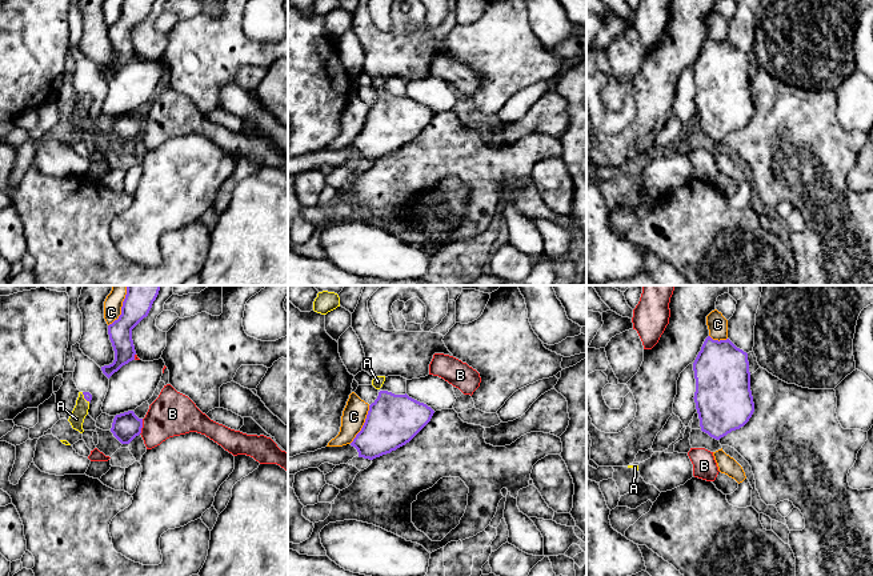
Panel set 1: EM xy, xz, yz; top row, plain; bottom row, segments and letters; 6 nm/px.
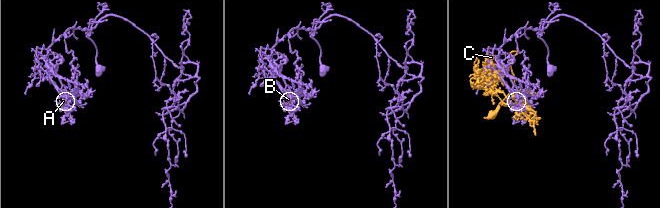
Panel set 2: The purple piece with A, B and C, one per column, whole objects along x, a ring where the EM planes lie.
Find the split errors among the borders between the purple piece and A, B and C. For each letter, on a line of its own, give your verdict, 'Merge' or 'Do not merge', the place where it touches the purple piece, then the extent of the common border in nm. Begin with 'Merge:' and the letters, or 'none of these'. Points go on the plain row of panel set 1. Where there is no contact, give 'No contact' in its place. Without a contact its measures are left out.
Merge: A
A: Merge. Touches purple at xy (84, 99). Shared border 80 nm
B: Do not merge. Touches purple at xy (141, 128). Shared border 100 nm
C: Do not merge. Touches purple at xz (364, 126). Shared border 260 nm

